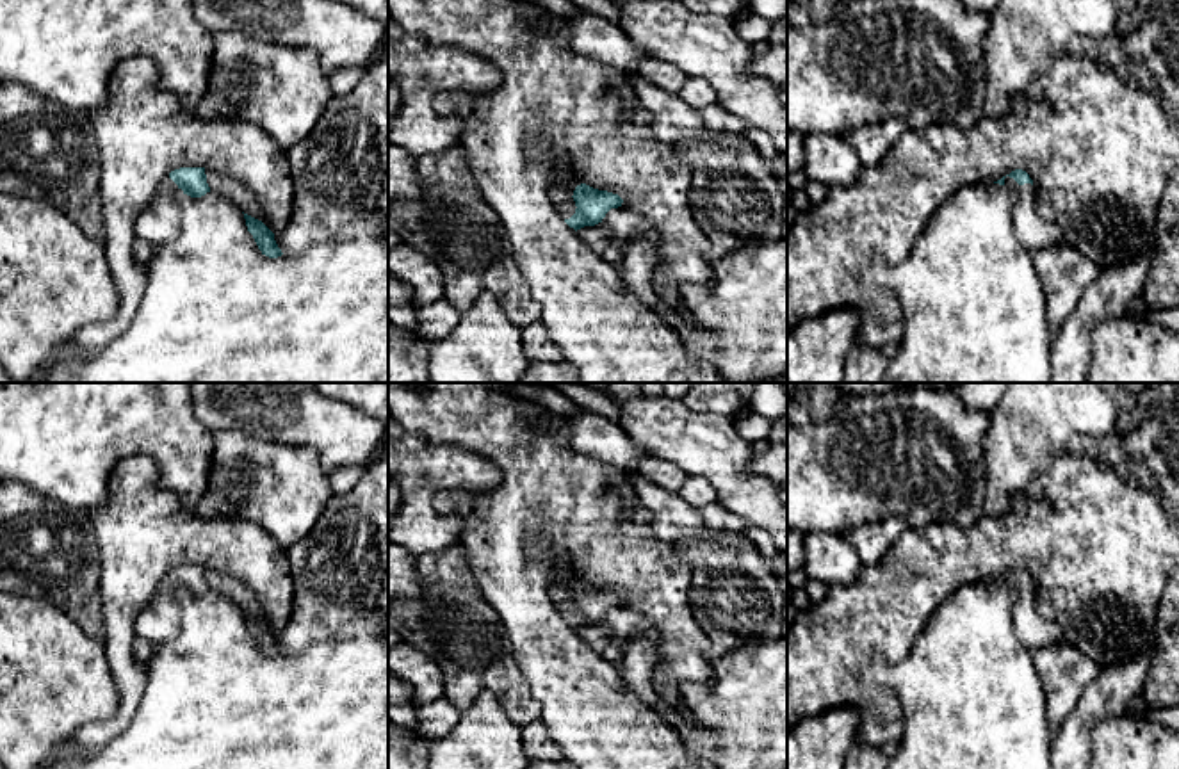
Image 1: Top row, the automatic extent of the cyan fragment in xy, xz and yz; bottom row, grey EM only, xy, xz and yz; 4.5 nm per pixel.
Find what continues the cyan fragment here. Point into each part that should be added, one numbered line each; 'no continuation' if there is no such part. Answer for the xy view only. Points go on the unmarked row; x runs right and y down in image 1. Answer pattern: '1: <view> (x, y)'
1: xy (159, 622)

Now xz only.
1: xz (565, 602)

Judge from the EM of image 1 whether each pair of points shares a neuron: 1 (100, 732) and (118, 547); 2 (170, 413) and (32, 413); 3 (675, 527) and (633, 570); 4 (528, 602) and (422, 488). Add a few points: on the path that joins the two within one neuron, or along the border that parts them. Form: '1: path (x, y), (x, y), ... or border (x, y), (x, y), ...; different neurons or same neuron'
1: path (127, 689), (127, 670), (118, 652), (118, 595); same neuron
2: path (136, 413), (66, 413); same neuron
3: border (643, 502), (650, 513), (652, 531), (672, 545); different neurons
4: border (460, 515), (462, 534), (456, 542); different neurons

